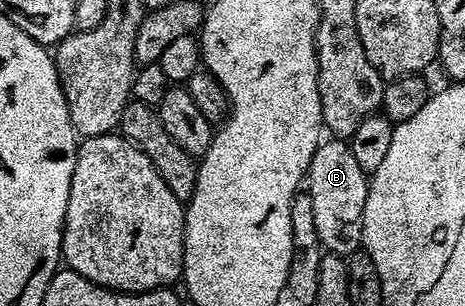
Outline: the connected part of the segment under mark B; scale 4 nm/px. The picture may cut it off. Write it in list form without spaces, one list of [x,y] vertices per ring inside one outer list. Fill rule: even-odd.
[[[323,140],[314,151],[308,174],[308,194],[312,201],[318,242],[331,254],[348,257],[362,242],[364,204],[369,191],[368,175],[359,166],[347,140]]]

